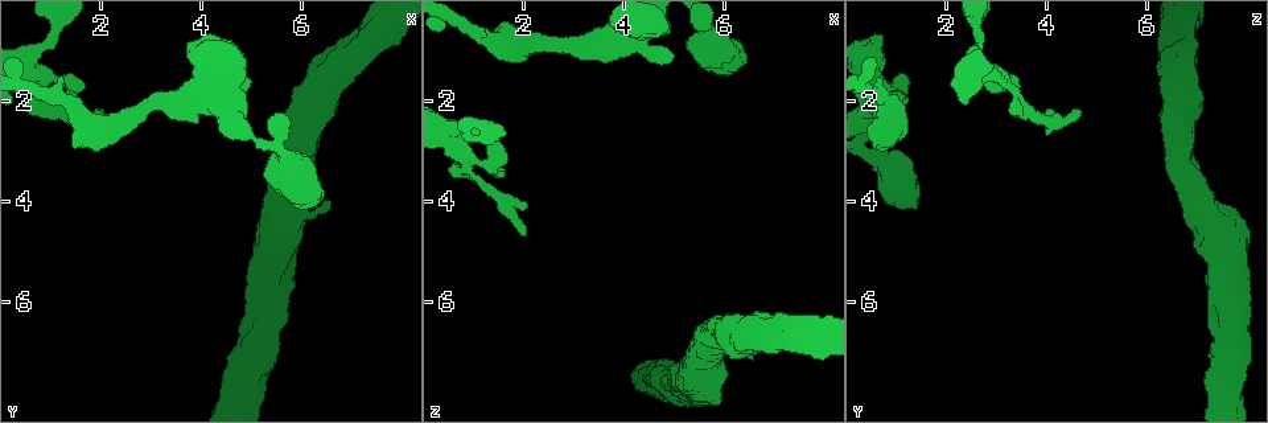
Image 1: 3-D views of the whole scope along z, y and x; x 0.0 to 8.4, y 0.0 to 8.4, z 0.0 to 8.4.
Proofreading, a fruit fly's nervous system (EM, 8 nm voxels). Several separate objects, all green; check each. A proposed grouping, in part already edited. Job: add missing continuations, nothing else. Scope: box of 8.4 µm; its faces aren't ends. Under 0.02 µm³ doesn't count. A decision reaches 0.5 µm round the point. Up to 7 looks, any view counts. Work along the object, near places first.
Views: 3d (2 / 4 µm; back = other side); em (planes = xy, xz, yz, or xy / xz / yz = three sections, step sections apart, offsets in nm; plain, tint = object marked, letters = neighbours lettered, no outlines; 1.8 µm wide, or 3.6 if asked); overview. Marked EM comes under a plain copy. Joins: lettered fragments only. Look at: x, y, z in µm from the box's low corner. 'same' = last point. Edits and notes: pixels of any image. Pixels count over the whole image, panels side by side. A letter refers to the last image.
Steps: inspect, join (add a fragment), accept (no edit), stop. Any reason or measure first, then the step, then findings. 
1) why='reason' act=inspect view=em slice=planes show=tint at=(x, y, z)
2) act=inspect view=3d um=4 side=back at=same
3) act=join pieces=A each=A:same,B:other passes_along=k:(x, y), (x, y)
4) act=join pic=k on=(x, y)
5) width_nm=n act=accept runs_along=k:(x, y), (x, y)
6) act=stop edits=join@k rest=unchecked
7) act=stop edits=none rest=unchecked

why='an open end' act=inspect view=3d um=2 at=(1.55, 1.75, 2.80)

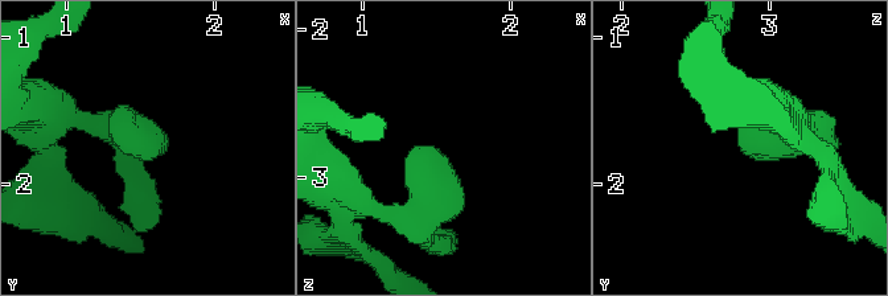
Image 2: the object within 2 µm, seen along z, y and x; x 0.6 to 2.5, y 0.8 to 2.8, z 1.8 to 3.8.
arm_widths_nm=160,180 why='need the tissue' act=inspect view=em um=3.6 slice=planes show=letters at=(1.52, 1.74, 2.80)

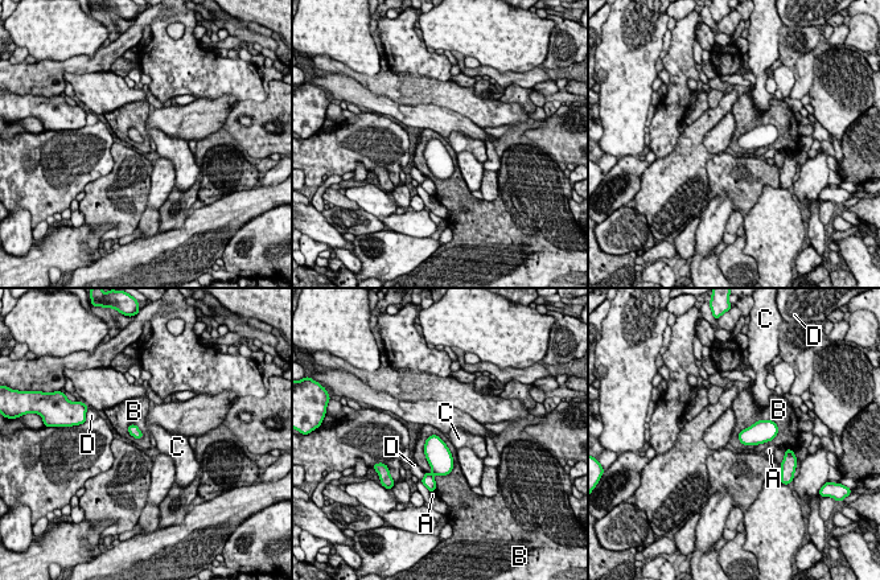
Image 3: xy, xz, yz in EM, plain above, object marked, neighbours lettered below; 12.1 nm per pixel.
longest_contact=B:600nm act=accept each=A:other,B:other,C:other,D:other border=3:(431, 434), (453, 464), (436, 481) found='no lettered fragment goes on from it'

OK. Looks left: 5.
why='free end' act=inspect view=em slice=planes show=letters at=(2.00, 2.25, 4.70)

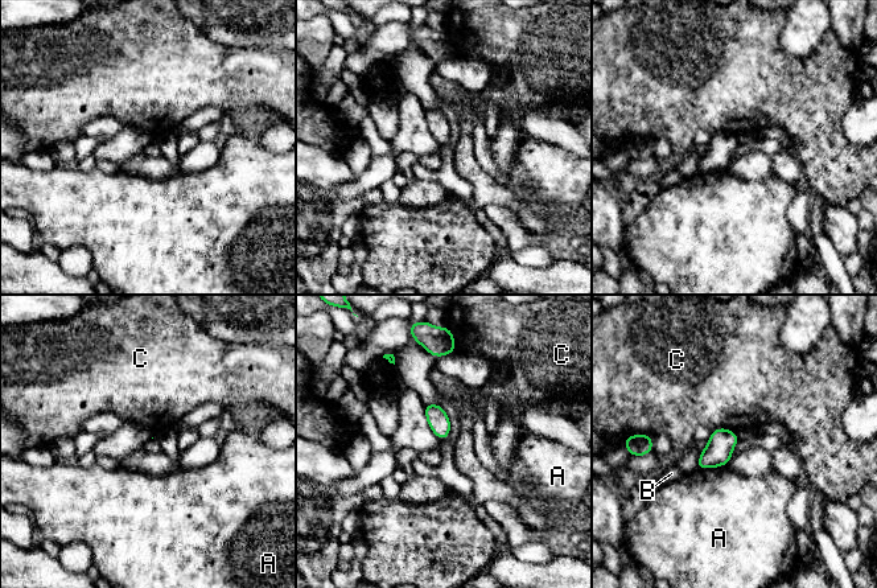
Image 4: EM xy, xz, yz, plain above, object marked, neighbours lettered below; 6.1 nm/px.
longest_contact=A:190nm act=accept each=A:other,B:other,C:other found='no lettered fragment goes on from it'

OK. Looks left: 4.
why='an open end' act=inspect view=3d um=2 at=(5.60, 3.60, 1.35)

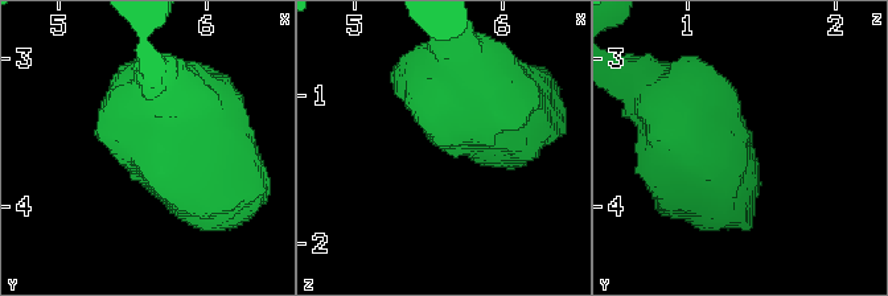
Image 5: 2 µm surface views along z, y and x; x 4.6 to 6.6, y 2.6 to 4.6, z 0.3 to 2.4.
act=inspect view=em slice=xz step=8 show=letters at=(5.58, 3.58, 1.36)

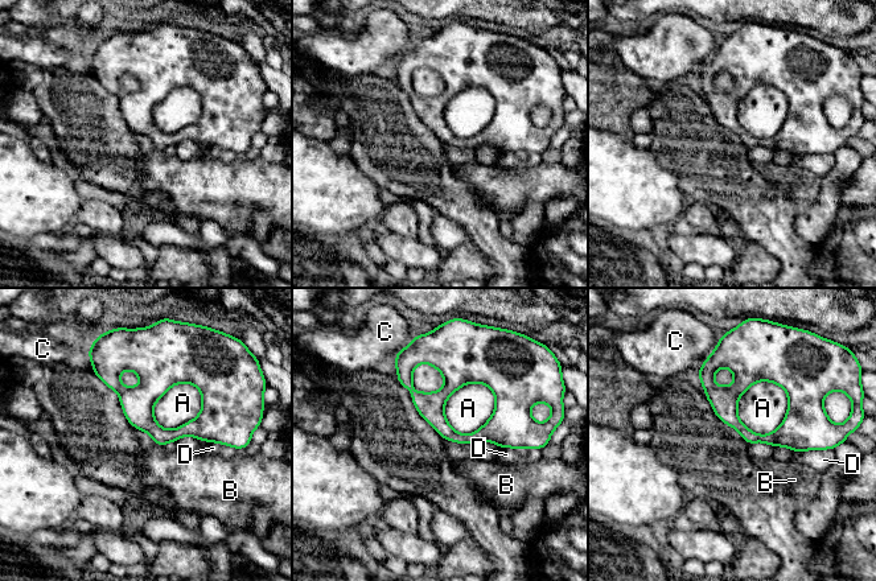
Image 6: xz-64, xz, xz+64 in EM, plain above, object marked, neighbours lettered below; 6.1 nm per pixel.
act=accept each=A:other,B:other,C:other,D:other runs_along=6:(399, 369), (451, 435), (519, 443) found='no lettered fragment goes on from it'

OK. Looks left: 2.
act=stop edits=none rest=unchecked

